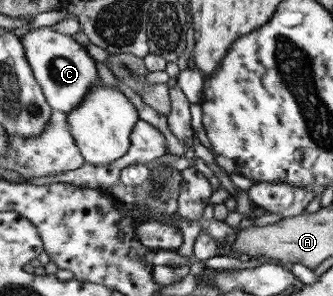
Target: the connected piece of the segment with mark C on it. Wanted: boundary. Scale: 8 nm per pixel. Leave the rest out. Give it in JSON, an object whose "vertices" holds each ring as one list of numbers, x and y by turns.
{"vertices":[[49,26,33,28,21,36,20,40,27,62,49,106,65,114,79,106,90,86,99,79,94,60,86,48,73,40,71,35,55,32]]}

